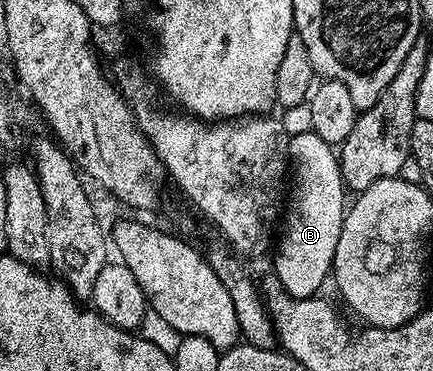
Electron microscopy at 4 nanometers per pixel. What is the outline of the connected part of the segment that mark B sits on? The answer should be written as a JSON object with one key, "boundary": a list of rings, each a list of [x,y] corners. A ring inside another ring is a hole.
{"boundary":[[[313,132],[291,137],[288,166],[294,187],[288,190],[284,221],[273,251],[272,274],[292,297],[313,298],[328,282],[334,268],[336,244],[340,244],[342,219],[348,209],[348,191],[342,180],[342,163],[335,147],[320,140],[320,136]]]}

